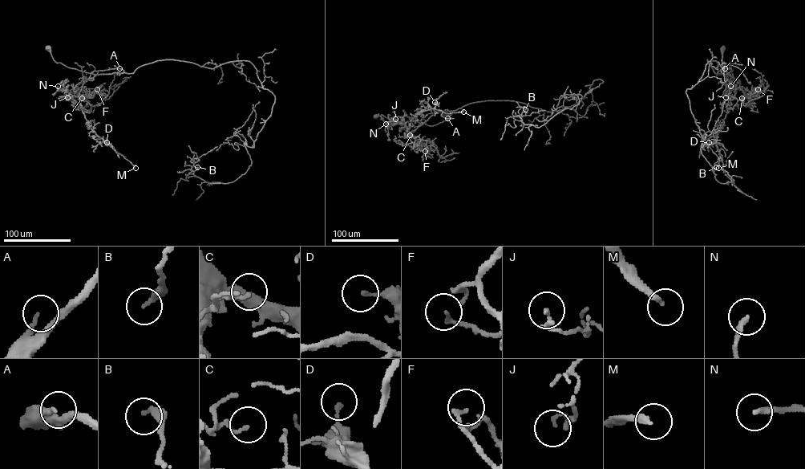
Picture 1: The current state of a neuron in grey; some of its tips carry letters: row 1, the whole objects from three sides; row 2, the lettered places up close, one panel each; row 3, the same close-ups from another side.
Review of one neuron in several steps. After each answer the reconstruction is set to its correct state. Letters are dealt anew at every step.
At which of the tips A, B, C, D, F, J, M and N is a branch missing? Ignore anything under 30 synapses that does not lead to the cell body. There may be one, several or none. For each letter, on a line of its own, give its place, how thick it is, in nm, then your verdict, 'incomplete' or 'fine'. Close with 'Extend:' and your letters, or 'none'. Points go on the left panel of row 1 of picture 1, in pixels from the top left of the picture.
A: at (119, 68); 160 nm thick; fine
B: at (197, 167); 240 nm thick; fine
C: at (82, 98); 140 nm thick; fine
D: at (107, 142); 170 nm thick; fine
F: at (97, 89); 170 nm thick; fine
J: at (67, 97); 80 nm thick; fine
M: at (135, 168); 220 nm thick; incomplete
N: at (58, 86); 200 nm thick; incomplete
Extend: M, N

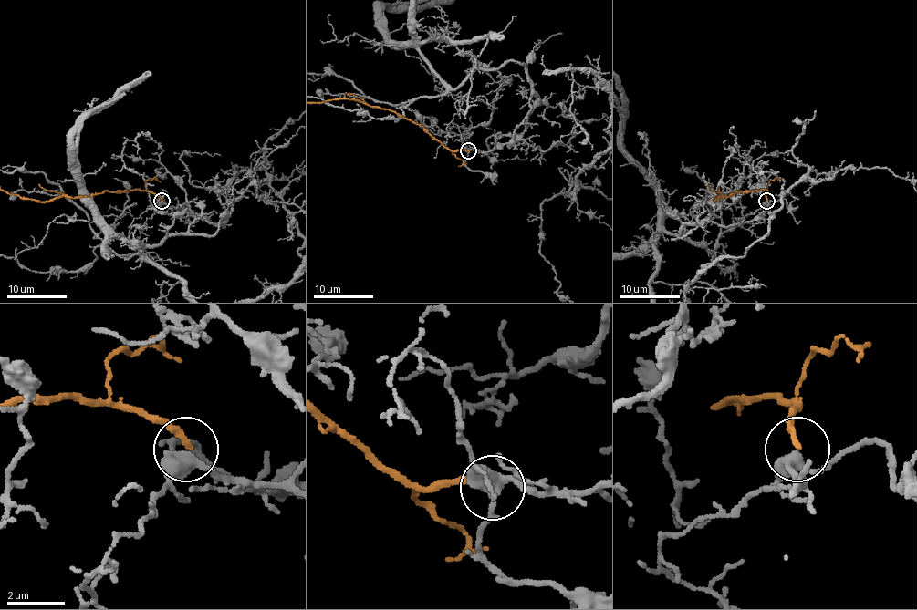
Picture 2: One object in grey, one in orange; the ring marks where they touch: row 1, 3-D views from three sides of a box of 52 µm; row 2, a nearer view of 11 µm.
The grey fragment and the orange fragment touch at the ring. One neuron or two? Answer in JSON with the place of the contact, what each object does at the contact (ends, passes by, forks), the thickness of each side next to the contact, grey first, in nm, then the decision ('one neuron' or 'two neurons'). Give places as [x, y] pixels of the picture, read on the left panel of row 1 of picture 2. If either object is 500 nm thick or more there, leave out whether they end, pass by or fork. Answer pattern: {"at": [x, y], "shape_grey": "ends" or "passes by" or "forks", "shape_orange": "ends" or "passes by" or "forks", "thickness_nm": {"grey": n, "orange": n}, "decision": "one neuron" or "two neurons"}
{"at": [161, 201], "shape_grey": "forks", "shape_orange": "ends", "thickness_nm": {"grey": 380, "orange": 200}, "decision": "two neurons"}

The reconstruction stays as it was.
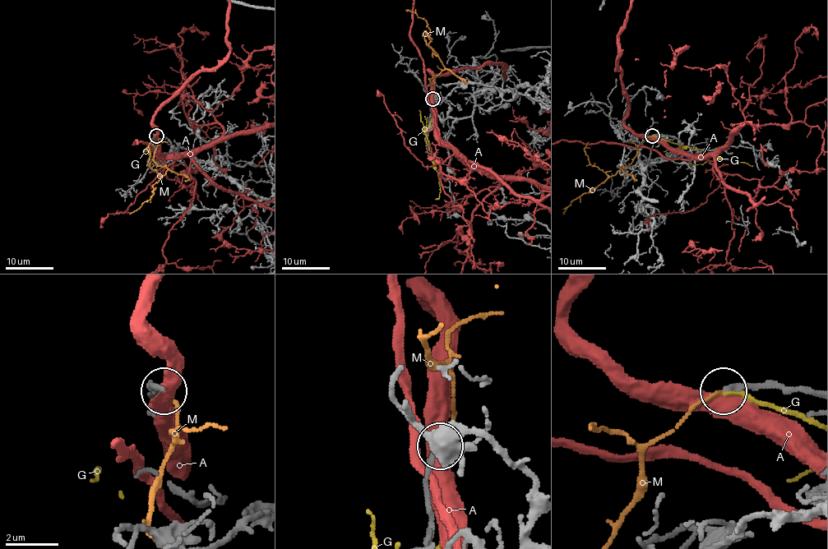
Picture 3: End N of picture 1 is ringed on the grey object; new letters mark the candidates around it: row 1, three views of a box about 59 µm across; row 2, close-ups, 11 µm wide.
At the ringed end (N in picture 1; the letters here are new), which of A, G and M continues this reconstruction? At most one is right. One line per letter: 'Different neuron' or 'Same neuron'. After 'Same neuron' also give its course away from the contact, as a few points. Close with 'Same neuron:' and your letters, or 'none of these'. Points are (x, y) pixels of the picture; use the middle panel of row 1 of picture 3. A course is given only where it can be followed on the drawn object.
A: Different neuron
G: Different neuron
M: Different neuron
Same neuron: none of these

